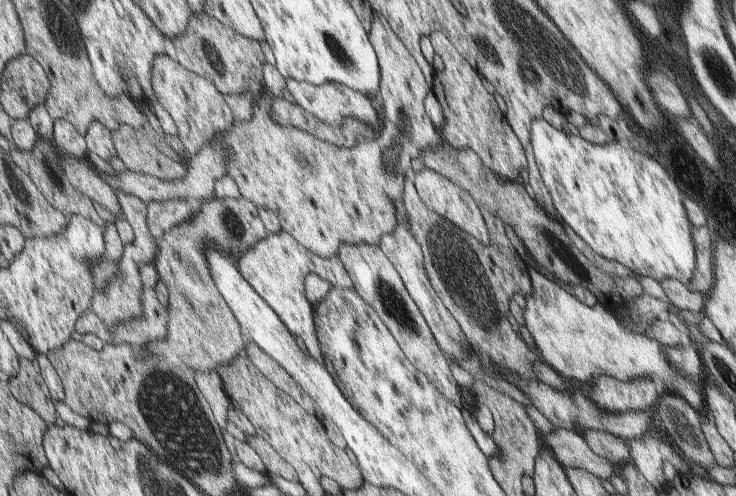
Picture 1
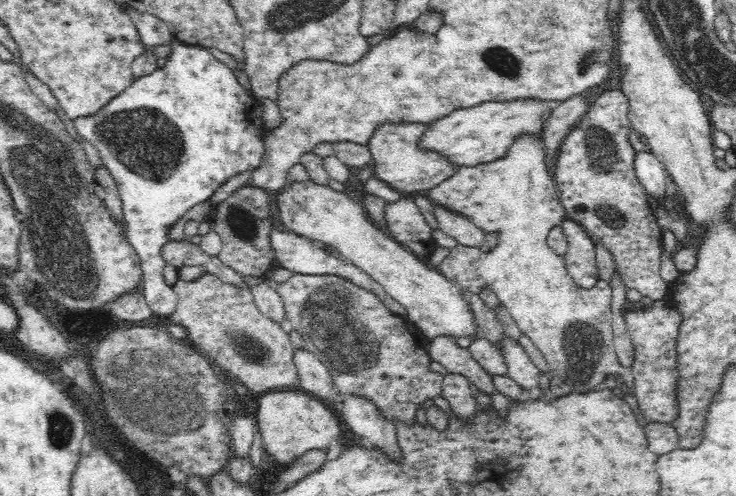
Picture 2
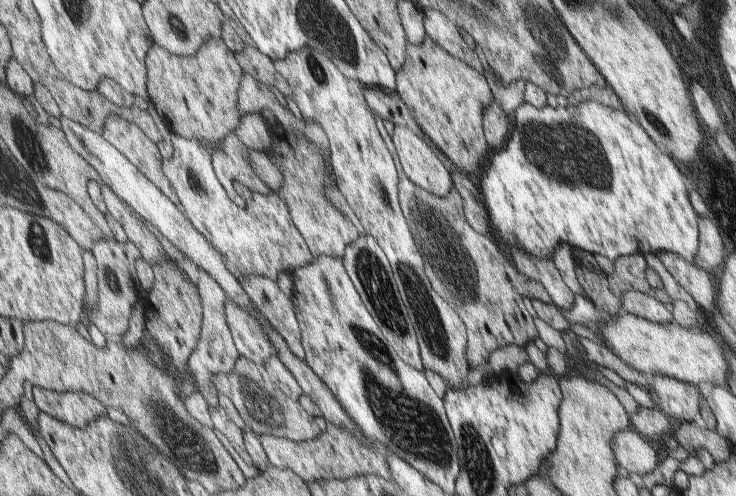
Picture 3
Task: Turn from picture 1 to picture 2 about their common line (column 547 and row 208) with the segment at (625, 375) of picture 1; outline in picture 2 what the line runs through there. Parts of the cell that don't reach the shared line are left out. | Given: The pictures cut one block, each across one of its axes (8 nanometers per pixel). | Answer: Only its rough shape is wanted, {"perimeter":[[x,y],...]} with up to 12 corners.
{"perimeter":[[352,190],[276,196],[290,231],[336,248],[426,339],[476,336],[468,295],[376,228]]}

